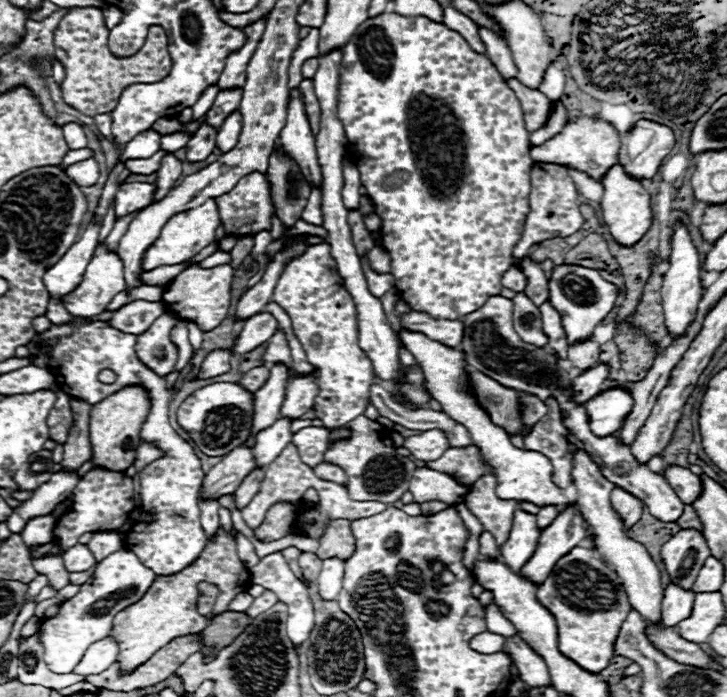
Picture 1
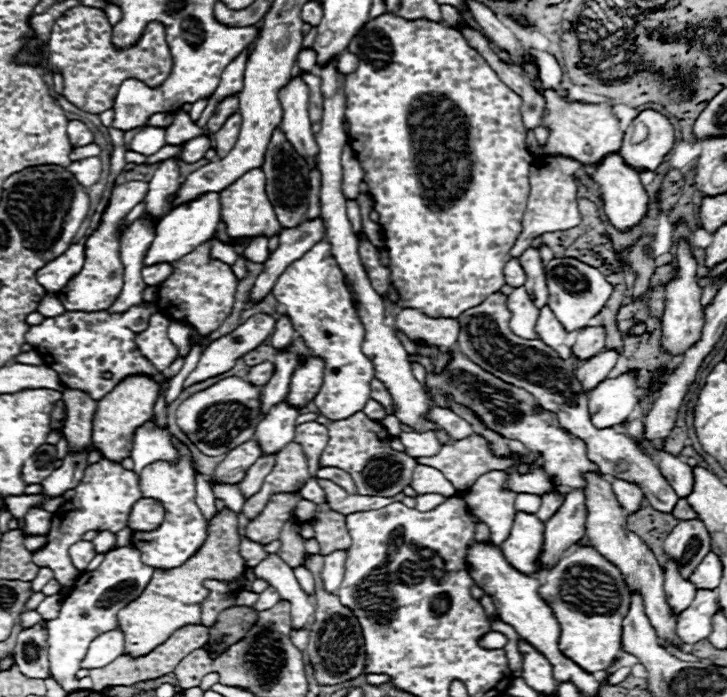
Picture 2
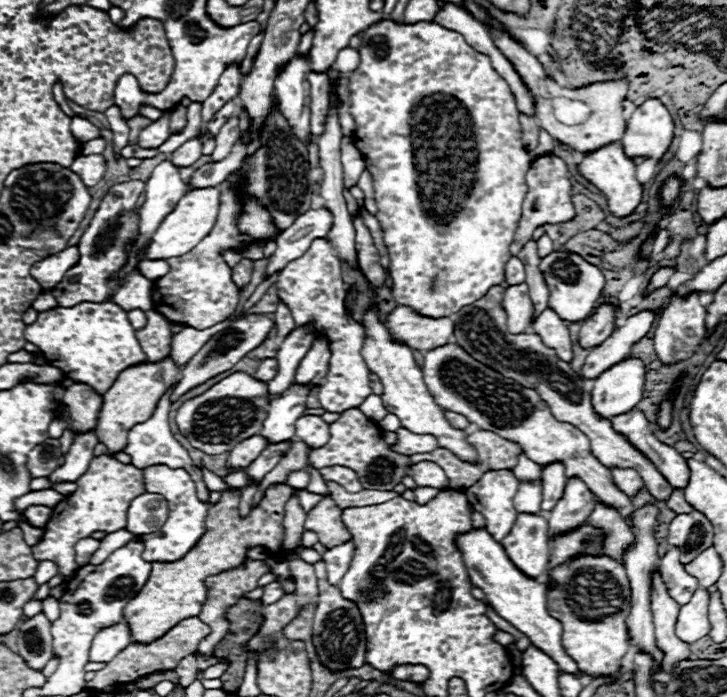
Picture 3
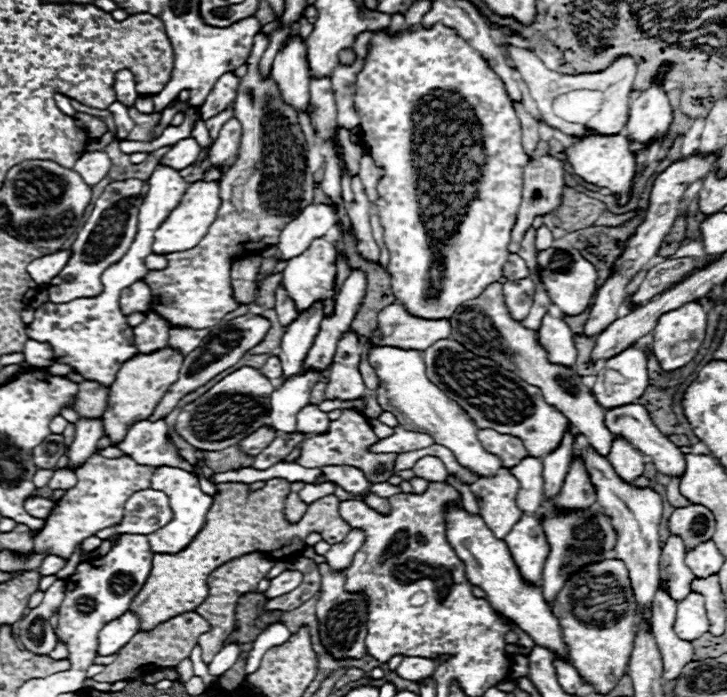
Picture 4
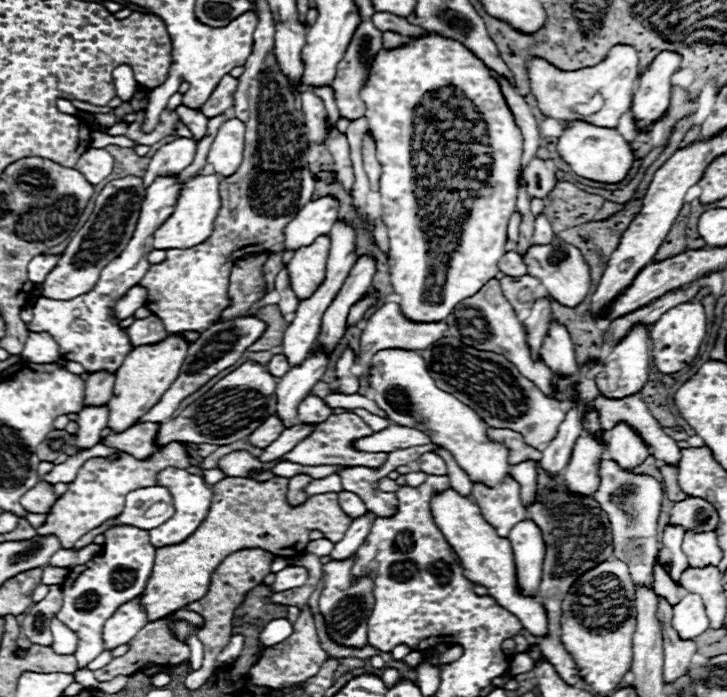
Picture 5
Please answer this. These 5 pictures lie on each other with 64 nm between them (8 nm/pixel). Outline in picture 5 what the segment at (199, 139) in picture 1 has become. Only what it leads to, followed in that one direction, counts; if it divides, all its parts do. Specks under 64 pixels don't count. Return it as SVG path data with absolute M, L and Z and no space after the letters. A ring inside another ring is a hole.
M174 138L172 142L164 144L156 154L150 158L148 170L143 177L144 188L152 184L152 178L166 176L166 174L178 174L182 168L186 168L196 152L196 142L192 138Z

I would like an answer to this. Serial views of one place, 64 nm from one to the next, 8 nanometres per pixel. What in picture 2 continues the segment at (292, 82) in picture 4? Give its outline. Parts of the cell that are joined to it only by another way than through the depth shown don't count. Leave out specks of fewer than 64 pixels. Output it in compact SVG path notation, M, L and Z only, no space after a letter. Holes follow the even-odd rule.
M302 72L300 76L292 76L290 82L280 88L280 102L282 102L282 110L284 110L284 122L282 122L282 130L286 132L286 138L290 140L290 144L308 158L310 164L314 164L314 156L318 152L318 144L314 138L314 132L310 128L310 118L308 118L308 86L304 84L304 76L306 72Z

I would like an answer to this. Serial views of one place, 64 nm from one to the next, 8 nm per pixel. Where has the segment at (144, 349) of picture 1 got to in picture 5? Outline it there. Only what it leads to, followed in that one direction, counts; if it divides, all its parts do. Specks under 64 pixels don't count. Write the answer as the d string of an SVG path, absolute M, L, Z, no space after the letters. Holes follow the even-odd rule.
M148 316L148 318L138 318L134 320L128 328L128 338L132 340L132 346L140 346L140 344L156 344L160 340L164 340L164 336L168 334L160 322L160 318L156 316Z

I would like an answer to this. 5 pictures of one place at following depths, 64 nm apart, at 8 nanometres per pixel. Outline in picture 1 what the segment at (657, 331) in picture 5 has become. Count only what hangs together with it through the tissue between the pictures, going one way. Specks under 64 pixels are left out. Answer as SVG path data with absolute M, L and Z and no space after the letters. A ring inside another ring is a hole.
M678 224L674 228L668 266L670 268L664 272L664 282L662 282L662 304L664 304L664 316L666 316L664 322L668 328L668 336L674 340L678 336L684 336L688 324L694 320L698 302L704 292L704 288L700 284L700 258L698 258L698 252L692 244L692 238L690 238L686 226L682 226L682 224Z

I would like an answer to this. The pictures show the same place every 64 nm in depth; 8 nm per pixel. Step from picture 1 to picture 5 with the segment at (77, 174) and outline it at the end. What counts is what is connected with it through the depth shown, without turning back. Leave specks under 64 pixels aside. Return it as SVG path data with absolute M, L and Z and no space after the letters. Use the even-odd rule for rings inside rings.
M90 148L80 156L76 168L84 174L90 184L102 182L114 168L114 158L104 148Z

